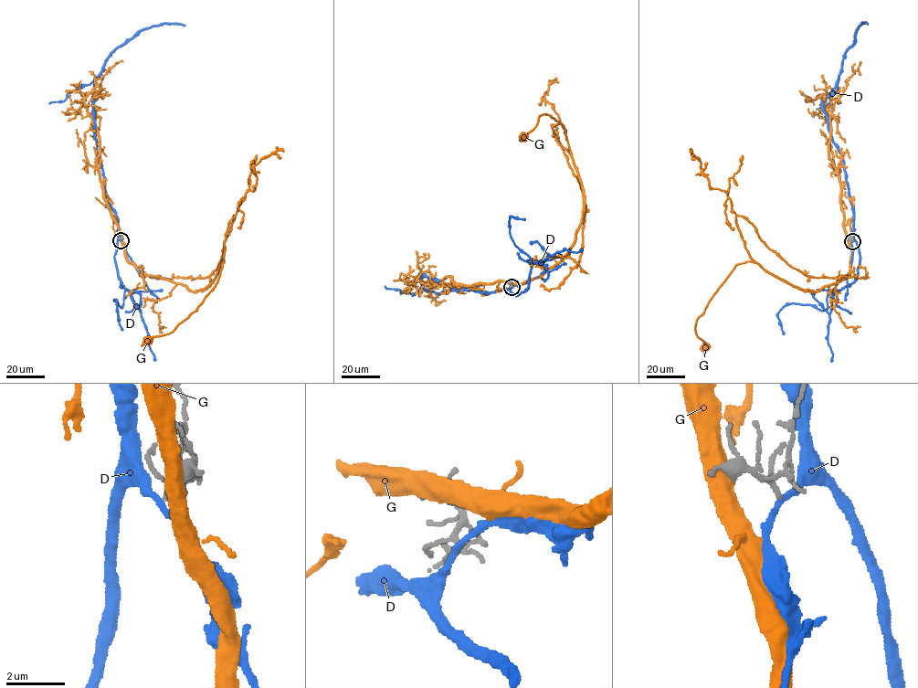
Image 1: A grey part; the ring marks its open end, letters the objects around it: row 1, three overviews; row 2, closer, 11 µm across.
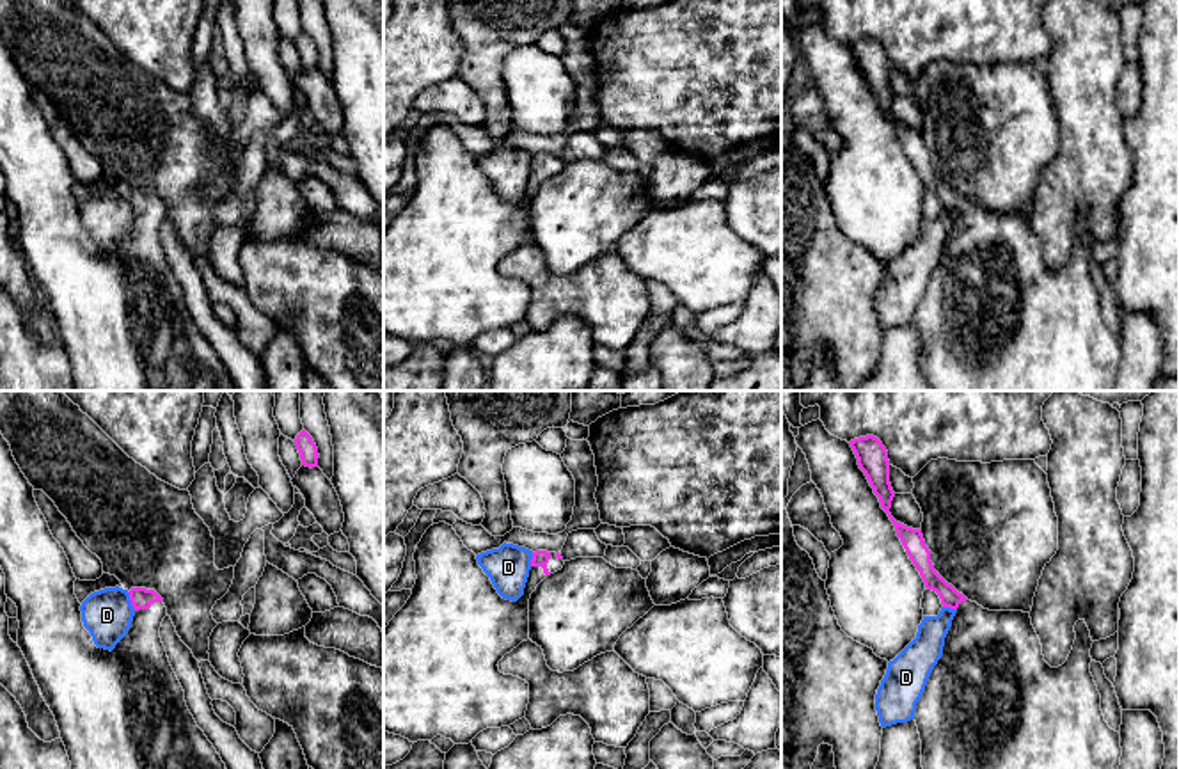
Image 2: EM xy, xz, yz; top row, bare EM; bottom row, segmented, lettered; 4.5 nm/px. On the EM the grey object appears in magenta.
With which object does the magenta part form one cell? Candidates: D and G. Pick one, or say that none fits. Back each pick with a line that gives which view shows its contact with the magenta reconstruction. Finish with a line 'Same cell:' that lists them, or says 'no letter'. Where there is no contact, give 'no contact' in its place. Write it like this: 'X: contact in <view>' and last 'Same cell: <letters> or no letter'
Same cell: no letter

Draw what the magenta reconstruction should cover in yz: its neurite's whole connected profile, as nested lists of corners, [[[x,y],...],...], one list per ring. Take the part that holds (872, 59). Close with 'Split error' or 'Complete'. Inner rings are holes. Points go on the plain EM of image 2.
[[[866,37],[849,46],[925,190],[939,197],[943,210],[957,213],[945,240],[943,258],[934,268],[914,314],[922,343],[922,369],[930,391],[1112,391],[1122,359],[1120,336],[1108,329],[1101,313],[1101,297],[1090,275],[1094,243],[1085,222],[1078,222],[1074,227],[1076,242],[1067,263],[1051,270],[1044,263],[1030,215],[989,213],[968,202],[934,172],[922,131],[907,130],[891,119],[890,110],[895,94],[890,85],[890,62],[882,44]]]. Split error

